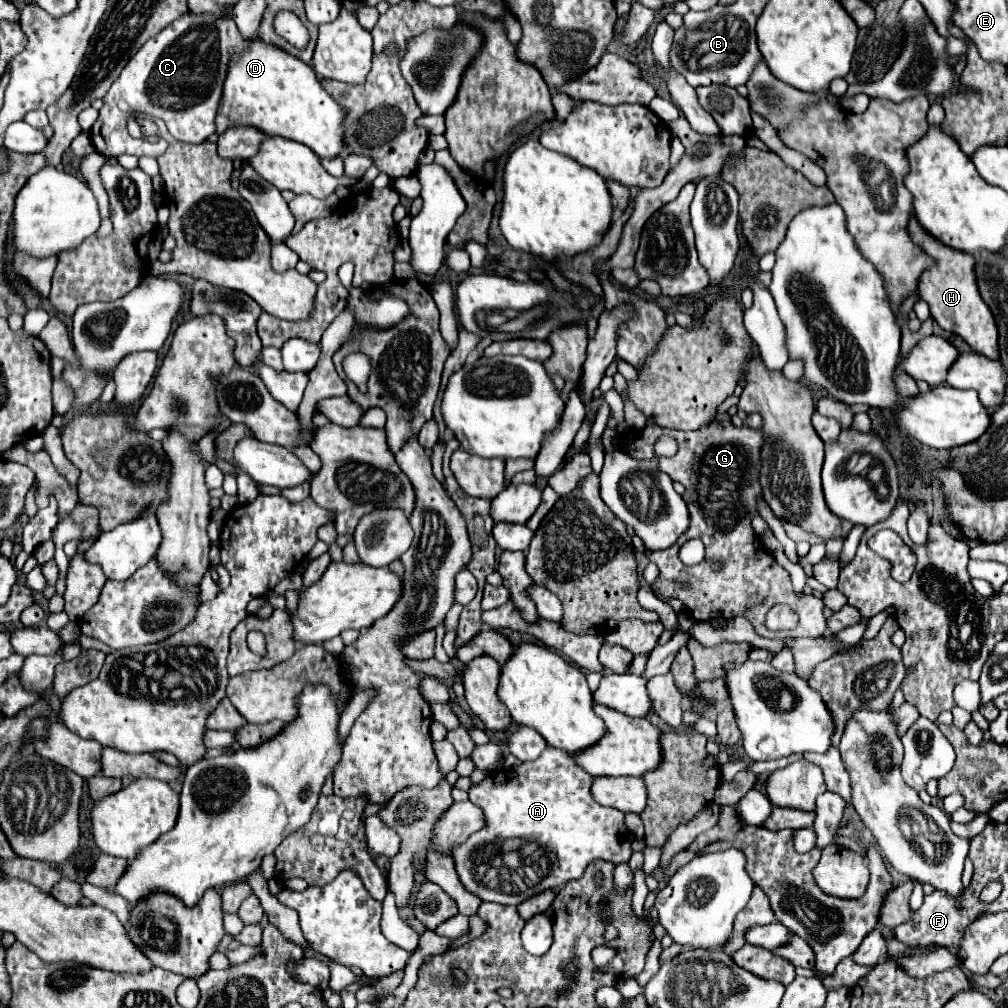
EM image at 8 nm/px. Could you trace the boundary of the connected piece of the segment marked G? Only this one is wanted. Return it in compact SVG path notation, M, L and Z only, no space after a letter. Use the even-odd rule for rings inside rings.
M726 416L714 420L706 430L698 432L666 430L652 422L646 422L646 428L640 436L630 434L626 438L630 456L652 458L654 444L664 434L676 438L678 452L672 458L658 458L658 468L686 488L684 500L690 510L690 526L686 534L680 536L680 540L700 538L706 546L706 558L696 566L682 564L678 560L678 542L662 552L652 552L650 562L654 562L660 570L658 580L652 584L656 596L662 600L672 596L680 598L696 622L708 622L712 618L730 620L736 616L744 616L752 622L754 630L766 638L816 638L818 634L824 634L826 618L822 616L824 604L820 602L820 598L812 598L806 594L796 598L790 574L772 558L772 554L760 548L750 524L752 514L756 512L756 496L760 494L758 472L762 432L748 426L736 428ZM774 604L788 604L800 616L800 622L794 630L772 632L764 626L764 616Z

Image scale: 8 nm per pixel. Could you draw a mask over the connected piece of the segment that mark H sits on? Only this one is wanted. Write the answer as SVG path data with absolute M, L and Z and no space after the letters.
M912 218L908 230L910 230L912 240L916 244L920 244L924 248L924 252L936 260L936 266L922 272L918 290L920 290L920 298L928 302L930 314L934 316L938 326L942 330L962 336L974 352L984 354L986 358L998 360L998 330L996 330L992 312L988 310L988 304L980 298L980 292L976 286L974 256L958 252L958 250L948 250L948 246L940 246L940 242L936 242L930 234L926 234L926 230L922 230L922 226L918 224L916 218Z

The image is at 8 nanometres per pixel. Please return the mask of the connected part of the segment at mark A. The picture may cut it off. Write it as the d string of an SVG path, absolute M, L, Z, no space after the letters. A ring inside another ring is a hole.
M548 746L544 754L534 762L524 762L518 766L516 774L512 770L498 770L492 776L486 776L480 784L472 784L470 802L480 806L484 812L486 824L476 834L470 834L466 842L456 846L456 854L452 854L456 872L464 888L478 896L480 900L490 900L498 904L520 904L534 894L540 894L548 888L560 888L568 880L580 878L584 868L594 858L604 858L612 864L622 864L630 860L632 848L628 852L628 828L624 824L624 814L616 808L600 806L590 796L594 776L584 772L574 764L570 754L564 750L556 750ZM526 842L526 864L522 854L518 852L520 844Z

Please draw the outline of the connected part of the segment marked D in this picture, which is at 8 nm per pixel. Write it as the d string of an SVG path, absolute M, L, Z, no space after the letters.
M254 36L228 64L216 128L218 134L222 134L230 126L256 126L268 136L302 142L320 158L336 158L342 152L344 114L346 112L320 86L314 70L306 62Z

